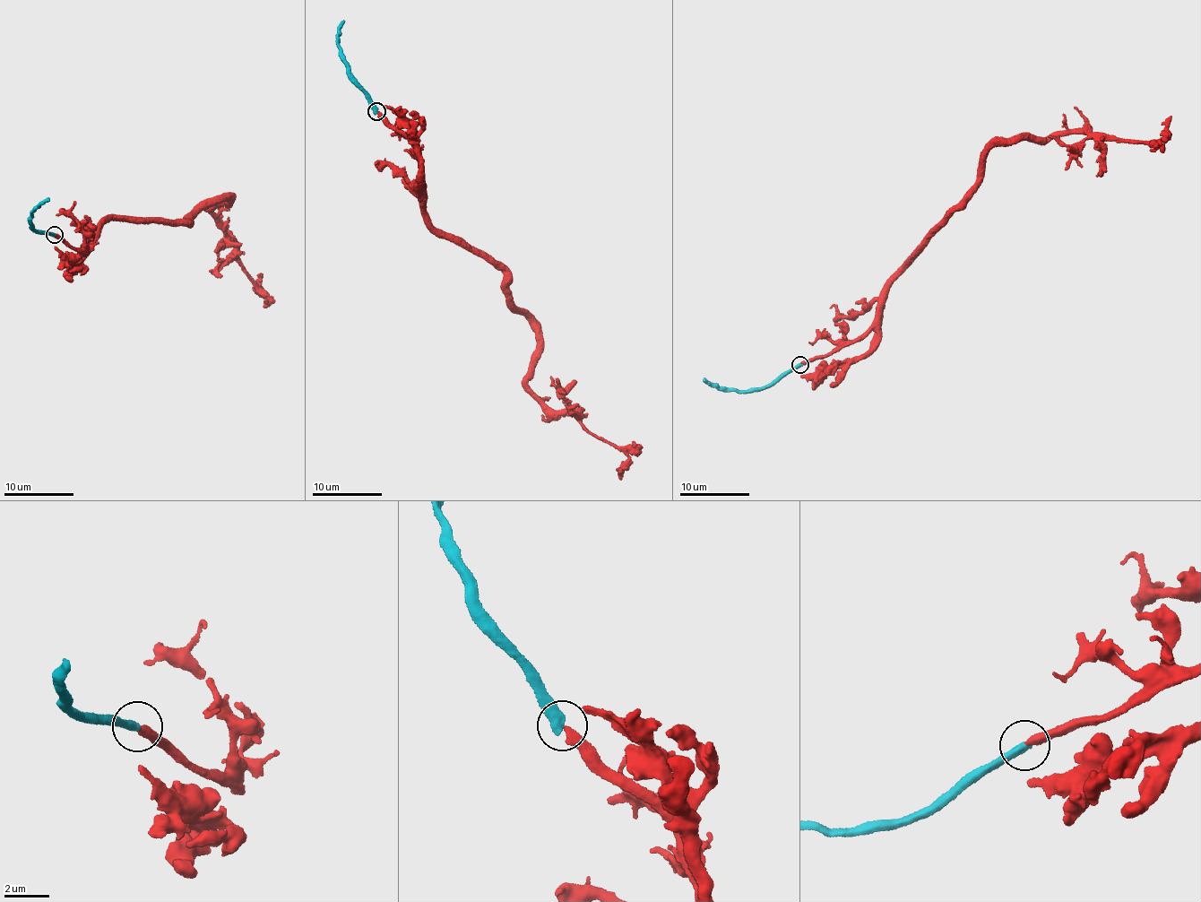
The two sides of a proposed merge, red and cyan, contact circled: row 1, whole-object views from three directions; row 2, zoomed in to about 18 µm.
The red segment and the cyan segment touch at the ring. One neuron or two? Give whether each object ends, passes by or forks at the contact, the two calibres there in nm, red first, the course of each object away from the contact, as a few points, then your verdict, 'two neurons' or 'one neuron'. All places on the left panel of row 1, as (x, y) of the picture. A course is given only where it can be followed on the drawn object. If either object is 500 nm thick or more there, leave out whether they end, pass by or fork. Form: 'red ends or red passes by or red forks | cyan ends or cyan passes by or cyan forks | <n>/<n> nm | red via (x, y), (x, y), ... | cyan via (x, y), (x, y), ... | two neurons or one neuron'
red ends | cyan ends | 360/480 nm | red via (55, 234), (82, 253), (110, 220), (178, 224), (225, 198), (205, 209), (227, 228), (262, 290), (263, 273) | cyan via (55, 234), (34, 229), (30, 220), (40, 203), (48, 199) | one neuron

